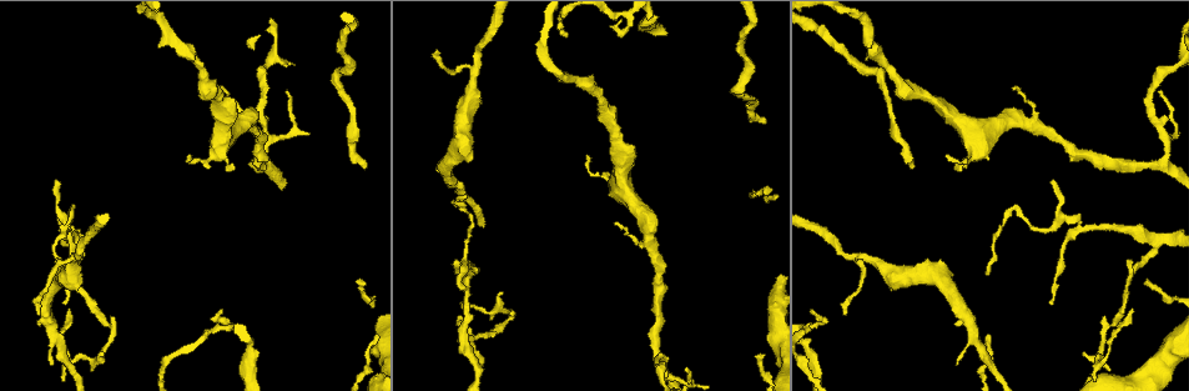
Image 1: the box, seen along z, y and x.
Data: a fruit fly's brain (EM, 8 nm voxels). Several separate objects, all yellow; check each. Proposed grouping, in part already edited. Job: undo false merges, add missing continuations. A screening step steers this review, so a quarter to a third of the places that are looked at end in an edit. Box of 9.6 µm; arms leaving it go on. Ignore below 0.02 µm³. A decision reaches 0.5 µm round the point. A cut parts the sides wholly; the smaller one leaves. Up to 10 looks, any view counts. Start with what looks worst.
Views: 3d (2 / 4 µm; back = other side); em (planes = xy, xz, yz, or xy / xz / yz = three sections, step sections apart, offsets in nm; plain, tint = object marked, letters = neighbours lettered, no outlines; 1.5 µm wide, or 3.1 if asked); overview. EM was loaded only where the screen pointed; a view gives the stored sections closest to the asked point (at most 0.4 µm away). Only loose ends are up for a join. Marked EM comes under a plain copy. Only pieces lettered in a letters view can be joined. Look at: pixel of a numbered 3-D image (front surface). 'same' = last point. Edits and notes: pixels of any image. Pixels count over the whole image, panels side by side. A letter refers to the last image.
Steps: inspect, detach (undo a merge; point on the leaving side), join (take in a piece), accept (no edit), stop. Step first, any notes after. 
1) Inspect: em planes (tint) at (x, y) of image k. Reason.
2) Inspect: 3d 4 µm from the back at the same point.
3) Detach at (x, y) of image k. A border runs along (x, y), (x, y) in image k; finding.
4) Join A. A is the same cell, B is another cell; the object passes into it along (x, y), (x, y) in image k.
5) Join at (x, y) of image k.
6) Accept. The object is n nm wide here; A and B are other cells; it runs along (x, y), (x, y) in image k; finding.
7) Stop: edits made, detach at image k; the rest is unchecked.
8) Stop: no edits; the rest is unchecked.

Inspect: 3d 2 µm at (846, 315) of image 1. Branch stops here.

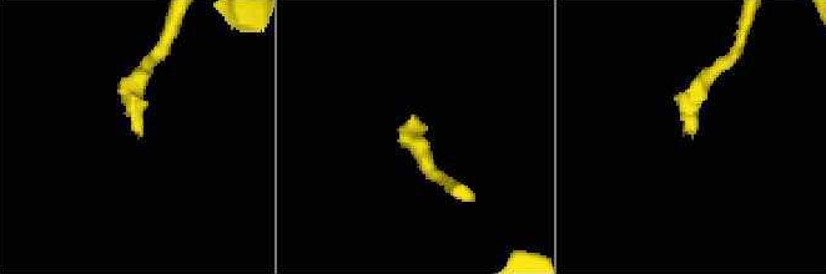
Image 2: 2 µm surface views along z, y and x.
Inspect: em planes (letters) at (419, 126) of image 2.

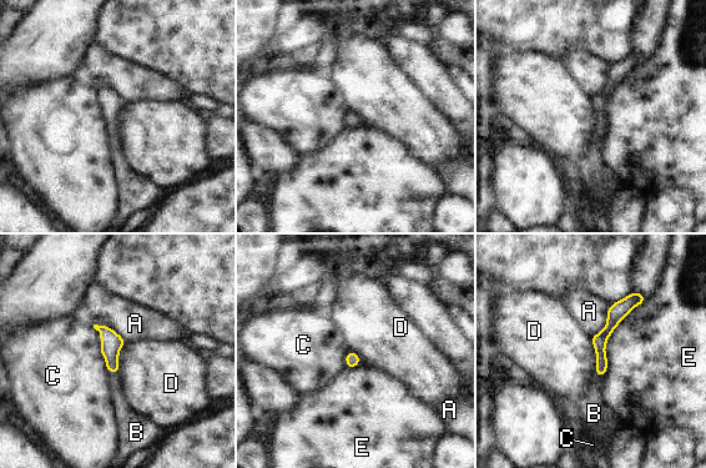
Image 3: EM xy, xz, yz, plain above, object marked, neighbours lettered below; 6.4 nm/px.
Join B. B is the same cell, A, C, D and E are other cells; it goes on there.

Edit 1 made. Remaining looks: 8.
Inspect: 3d 4 µm at (912, 168) of image 1. Free end.

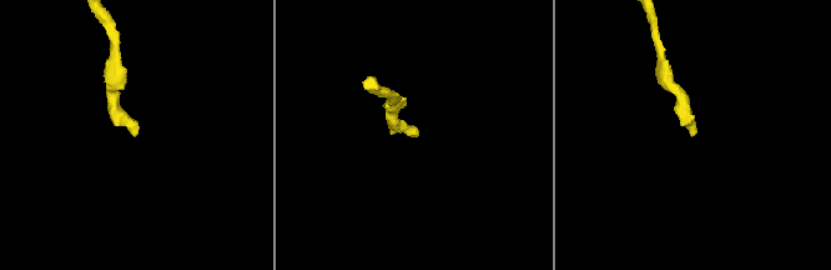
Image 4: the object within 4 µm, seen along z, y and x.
Inspect: em yz step 8 (letters) at (690, 135) of image 4.

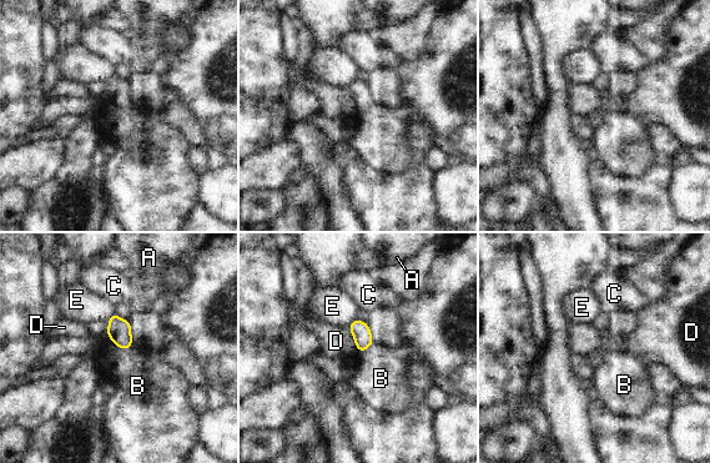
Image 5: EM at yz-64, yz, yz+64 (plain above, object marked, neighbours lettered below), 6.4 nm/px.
Join B. The object is 120 nm wide here; B is the same cell, A, C, D and E are other cells; the object passes into it along (361, 332), (367, 347), (381, 378) in image 5; it goes on there.

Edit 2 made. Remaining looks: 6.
Inspect: em planes (letters) at (54, 182) of image 1. Tapers out.

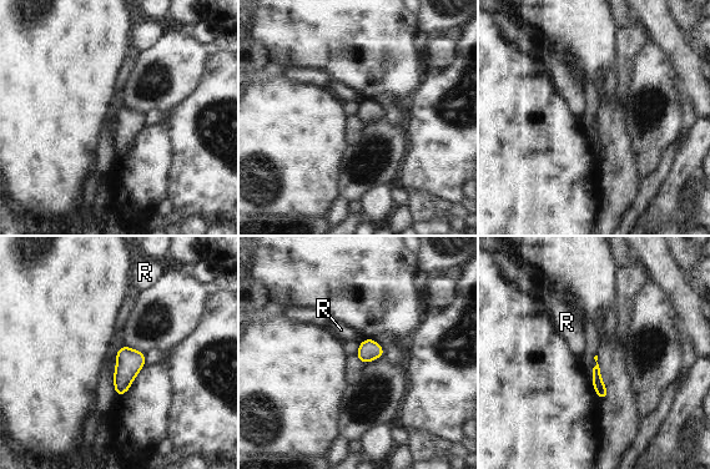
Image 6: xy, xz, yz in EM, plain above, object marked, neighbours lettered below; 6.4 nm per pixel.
Accept. The longest contact is with R, 50 nm; R is another cell; a border runs along (364, 339), (359, 343) in image 6; none of them fits.

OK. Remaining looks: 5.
Inspect: 3d 4 µm at (1161, 167) of image 1. Three-way junction.

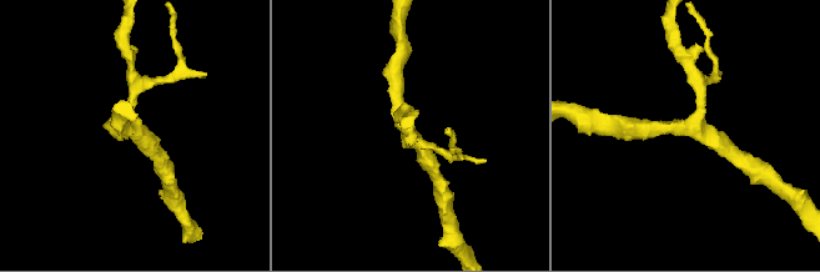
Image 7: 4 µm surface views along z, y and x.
Inspect: em xy step 4 (letters) at (689, 124) of image 7.

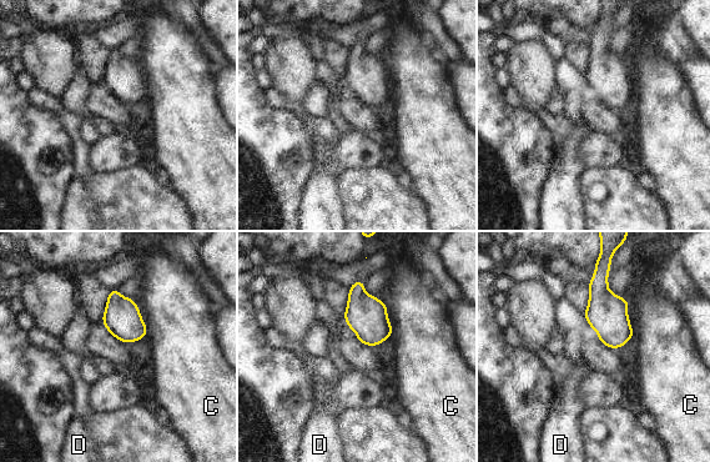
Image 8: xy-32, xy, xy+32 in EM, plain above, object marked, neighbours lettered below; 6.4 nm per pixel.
Inspect: em yz step 8 (letters) at the same point.

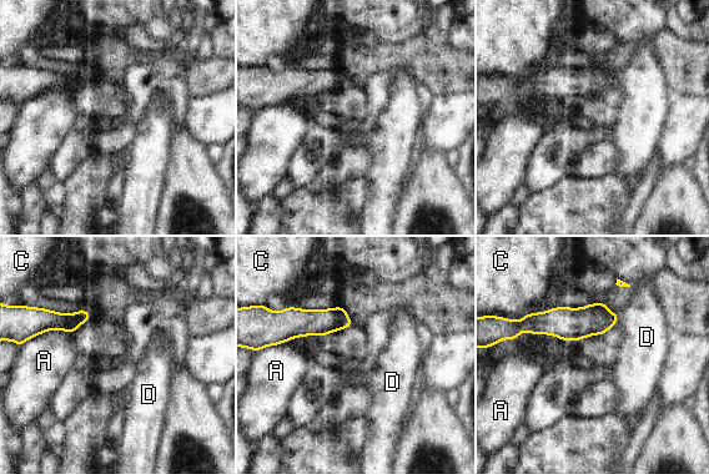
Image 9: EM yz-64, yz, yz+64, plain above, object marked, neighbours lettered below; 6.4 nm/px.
Accept. A, C and D are other cells; a border runs along (531, 313), (517, 321), (509, 319) in image 9; all the same neuron.

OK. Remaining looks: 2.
Stop: edits made, join at image 3, join at image 5; the rest is unchecked.

